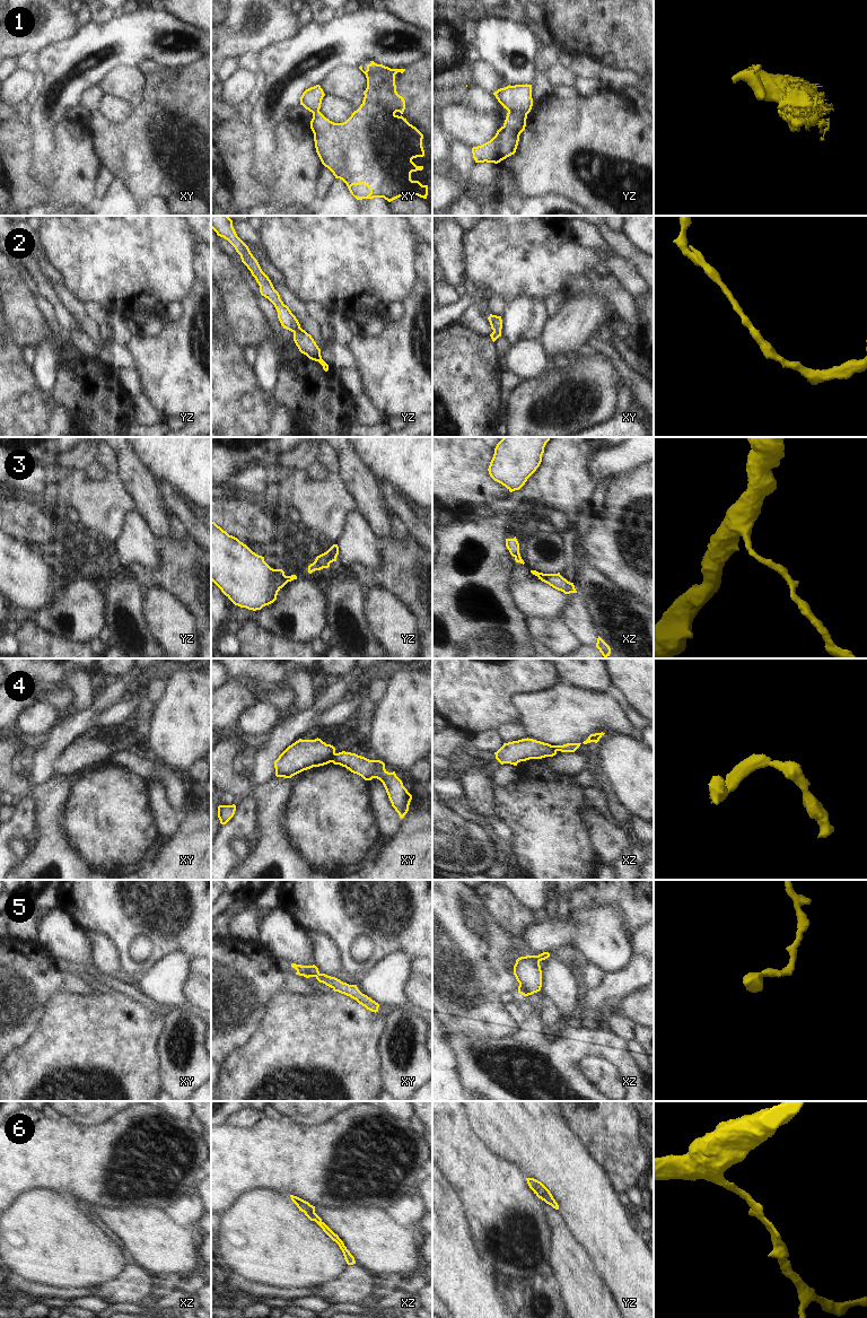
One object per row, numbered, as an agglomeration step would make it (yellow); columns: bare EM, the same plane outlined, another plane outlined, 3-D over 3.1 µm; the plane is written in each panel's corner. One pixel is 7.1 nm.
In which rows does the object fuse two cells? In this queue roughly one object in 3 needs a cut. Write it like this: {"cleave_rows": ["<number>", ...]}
{"cleave_rows": ["1", "4"]}

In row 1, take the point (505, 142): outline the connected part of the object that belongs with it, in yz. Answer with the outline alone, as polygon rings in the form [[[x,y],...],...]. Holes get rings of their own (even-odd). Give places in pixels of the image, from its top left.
[[[508,112],[503,125],[488,142],[473,147],[475,163],[498,164],[516,152],[519,136],[525,130],[527,113]]]

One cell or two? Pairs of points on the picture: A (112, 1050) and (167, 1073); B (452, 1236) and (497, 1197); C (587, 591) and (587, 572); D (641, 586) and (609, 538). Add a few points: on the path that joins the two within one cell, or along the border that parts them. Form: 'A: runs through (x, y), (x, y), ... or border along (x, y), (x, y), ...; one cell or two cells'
A: border along (156, 1044), (158, 1079), (163, 1089); two cells
B: border along (458, 1198), (475, 1248); two cells
C: runs through (587, 586), (587, 576); one cell
D: runs through (633, 574), (623, 564), (616, 550); one cell

